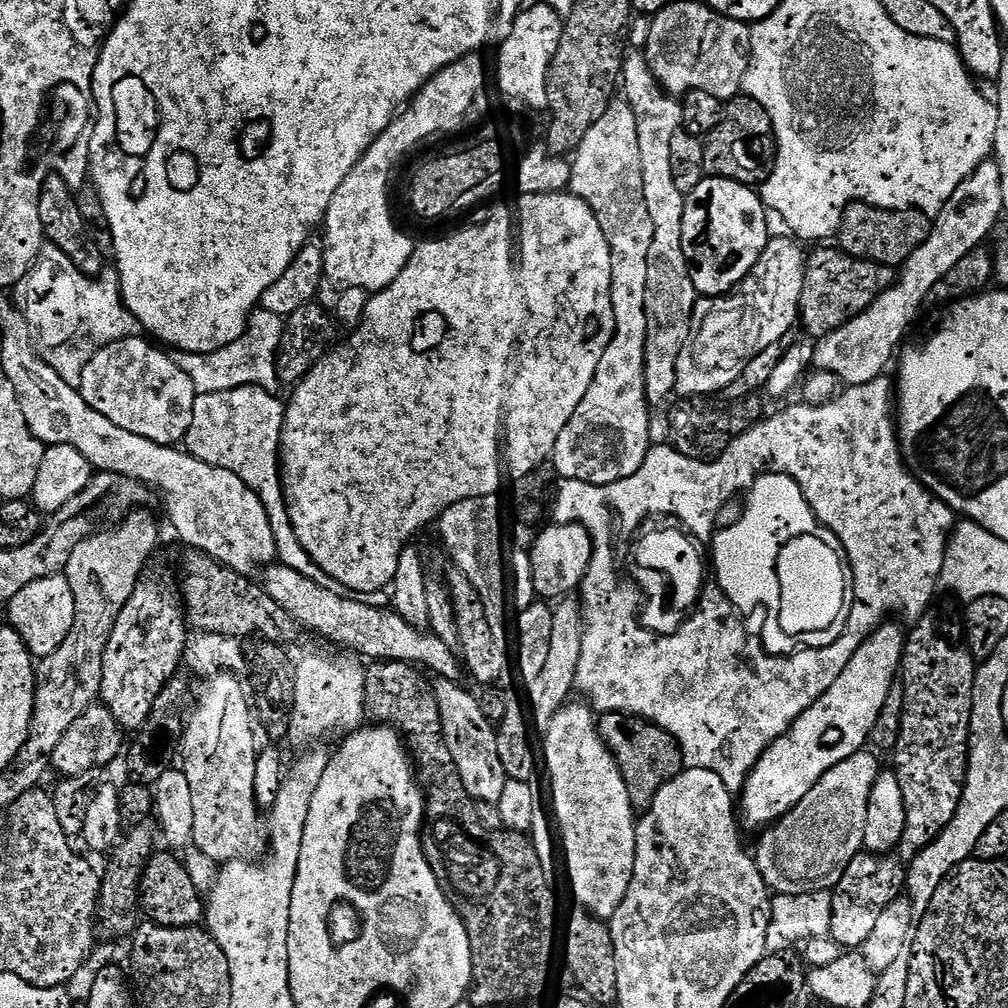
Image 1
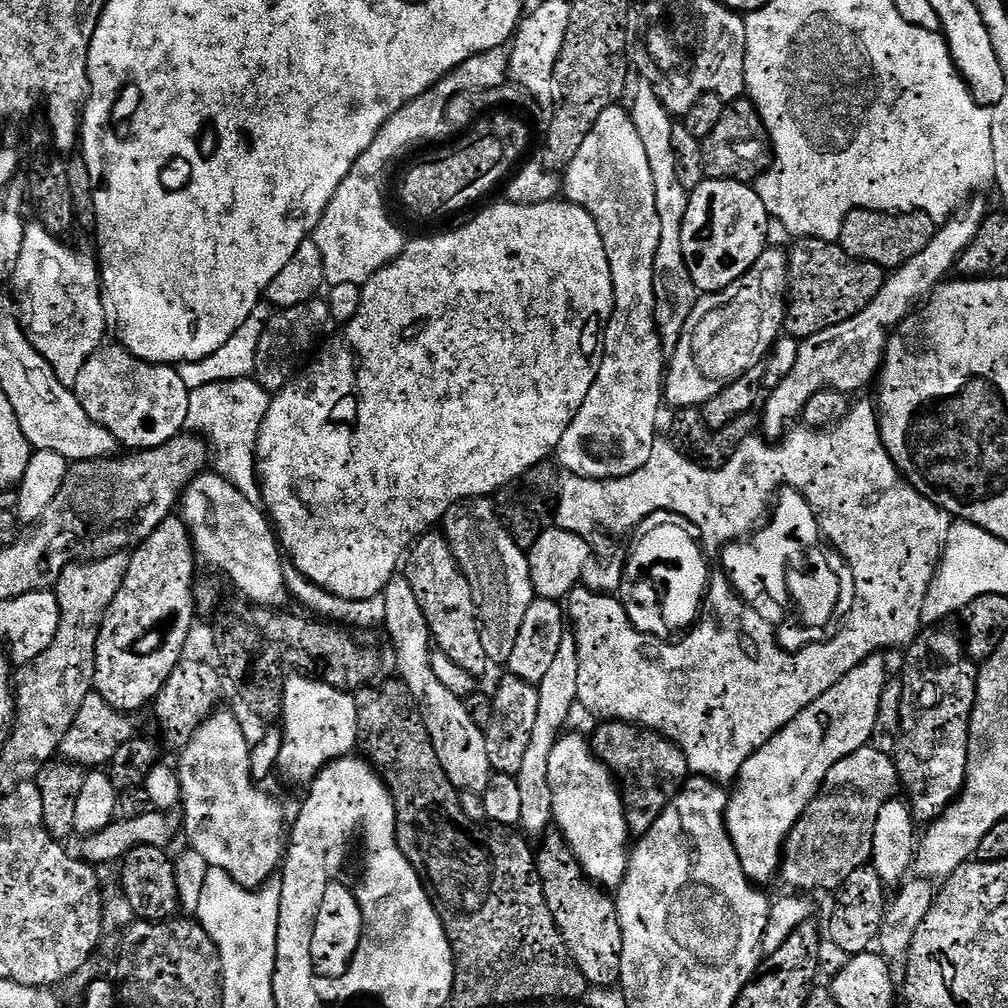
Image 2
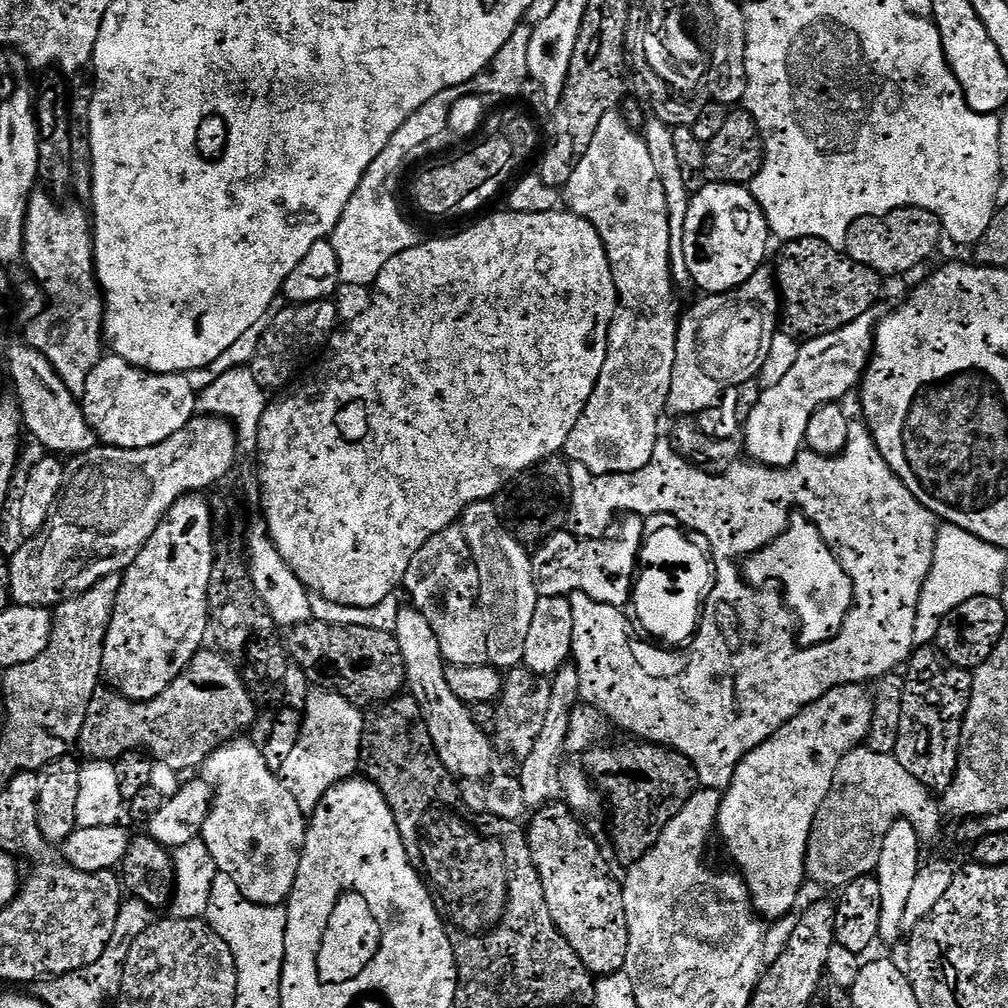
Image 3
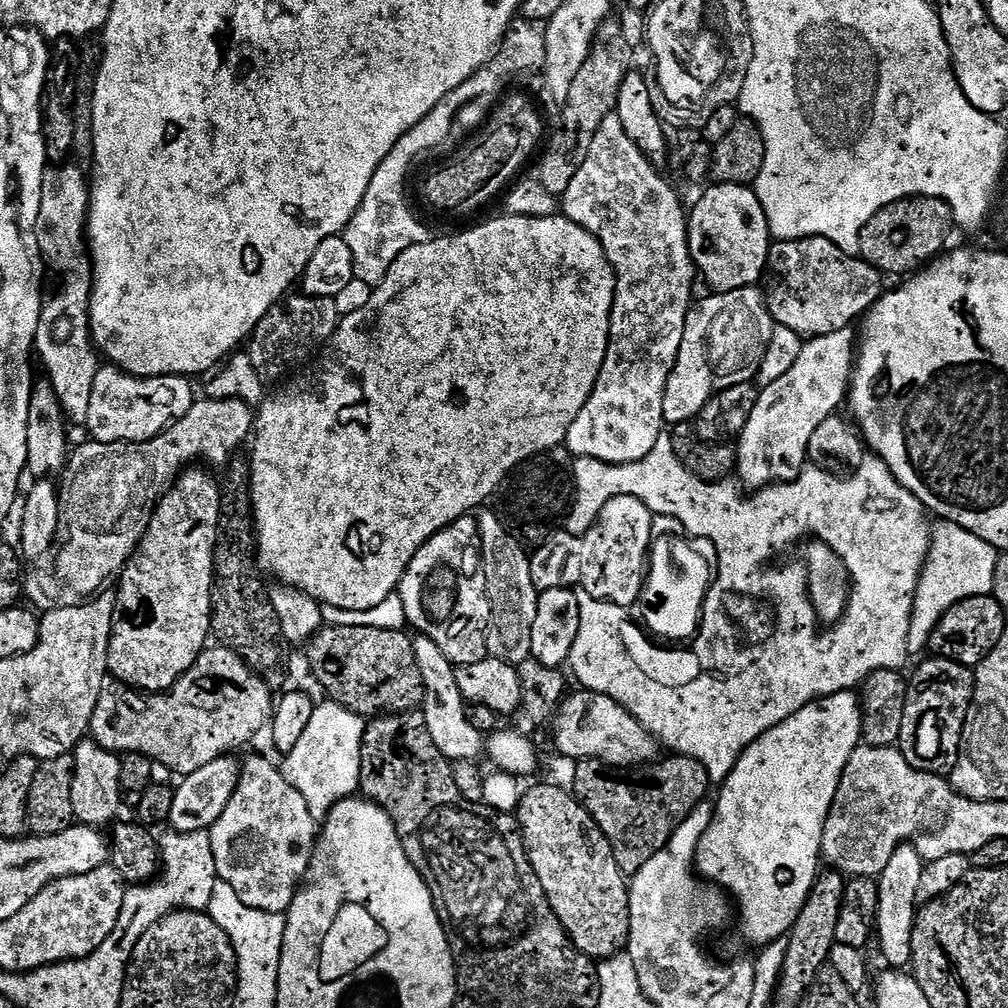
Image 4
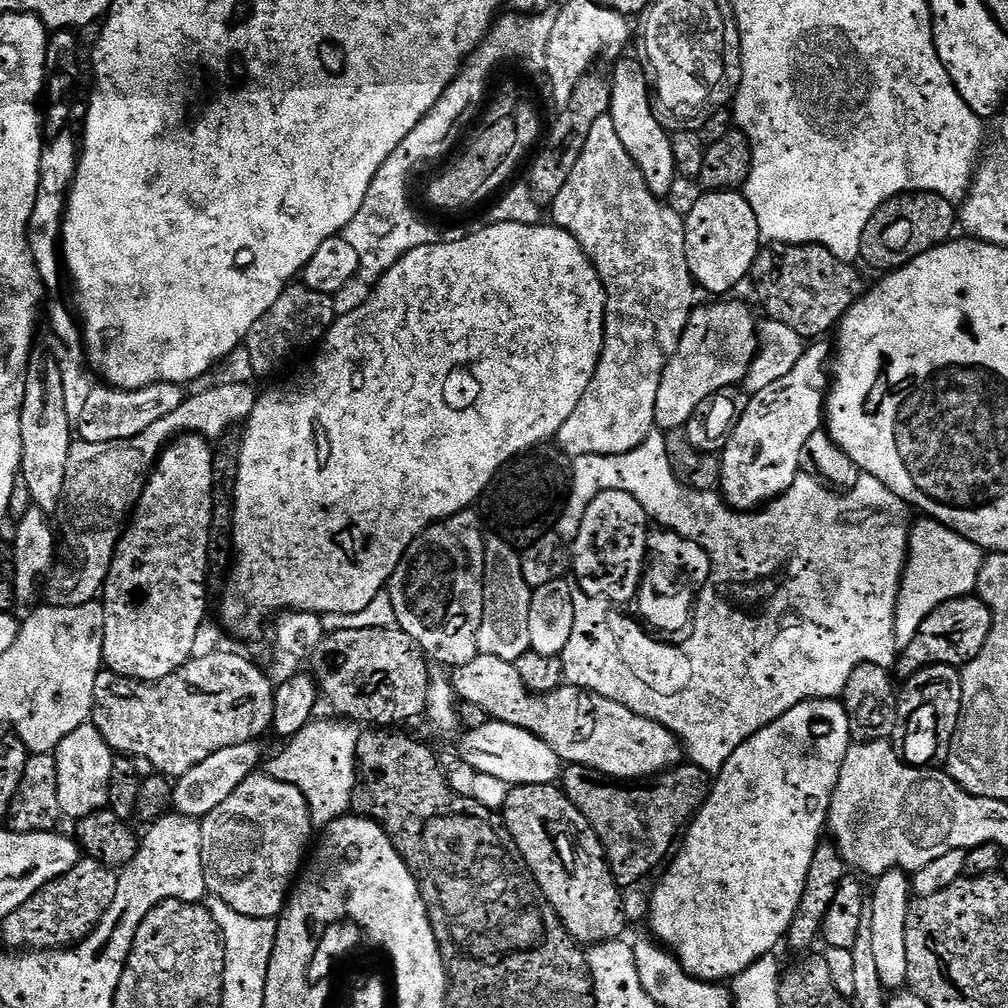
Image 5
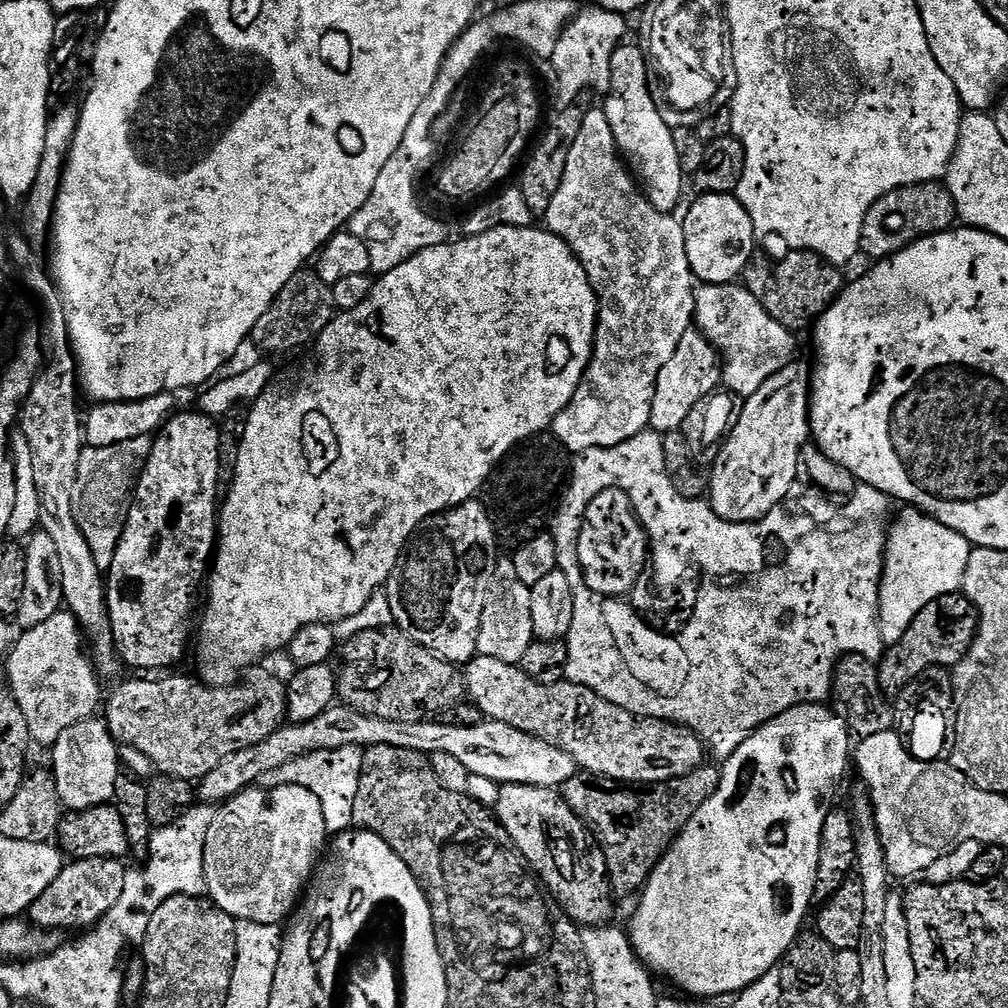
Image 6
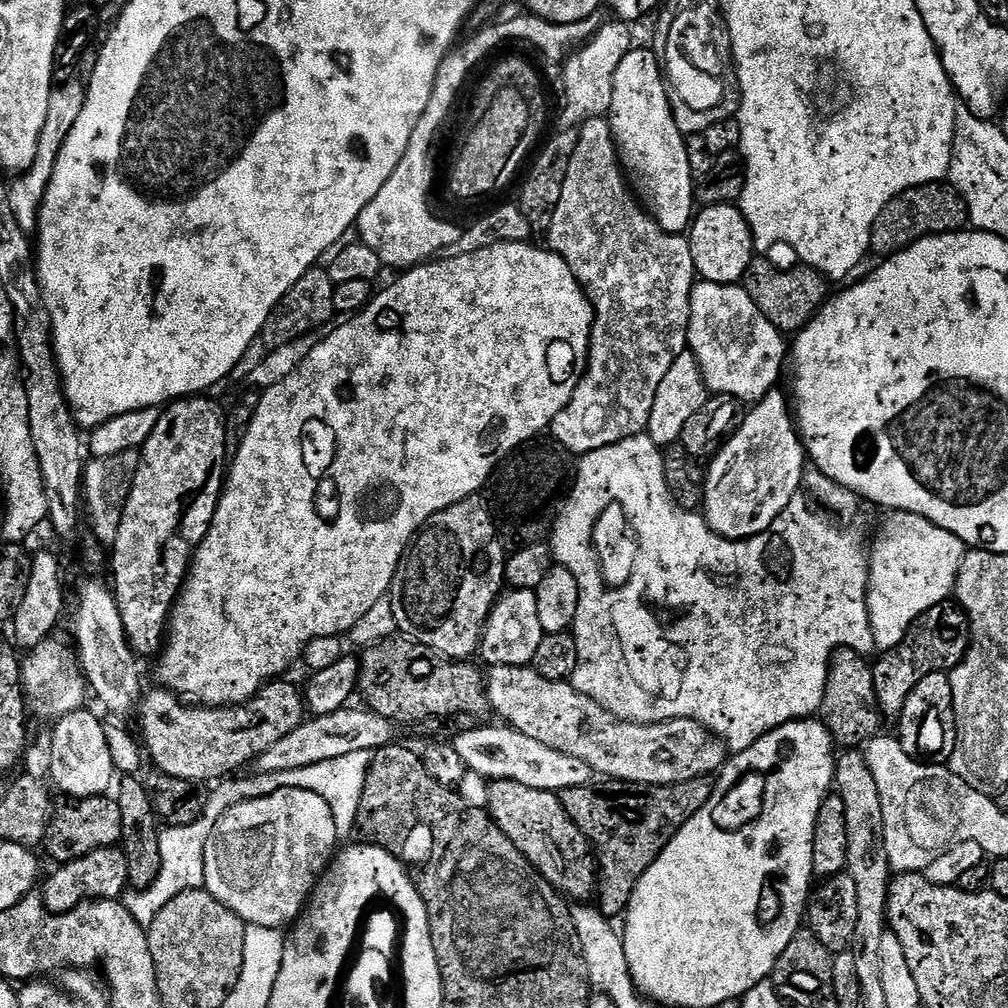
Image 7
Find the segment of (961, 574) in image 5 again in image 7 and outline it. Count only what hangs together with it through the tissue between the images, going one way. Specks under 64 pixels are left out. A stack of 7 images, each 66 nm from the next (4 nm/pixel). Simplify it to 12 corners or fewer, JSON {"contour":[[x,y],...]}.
{"contour":[[889,511],[868,558],[877,649],[956,591],[966,546]]}

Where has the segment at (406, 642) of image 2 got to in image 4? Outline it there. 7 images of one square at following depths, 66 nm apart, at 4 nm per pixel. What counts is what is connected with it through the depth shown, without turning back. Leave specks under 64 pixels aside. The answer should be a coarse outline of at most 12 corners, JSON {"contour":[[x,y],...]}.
{"contour":[[425,636],[412,641],[422,711],[448,762],[472,762],[482,734],[466,722],[453,665]]}

